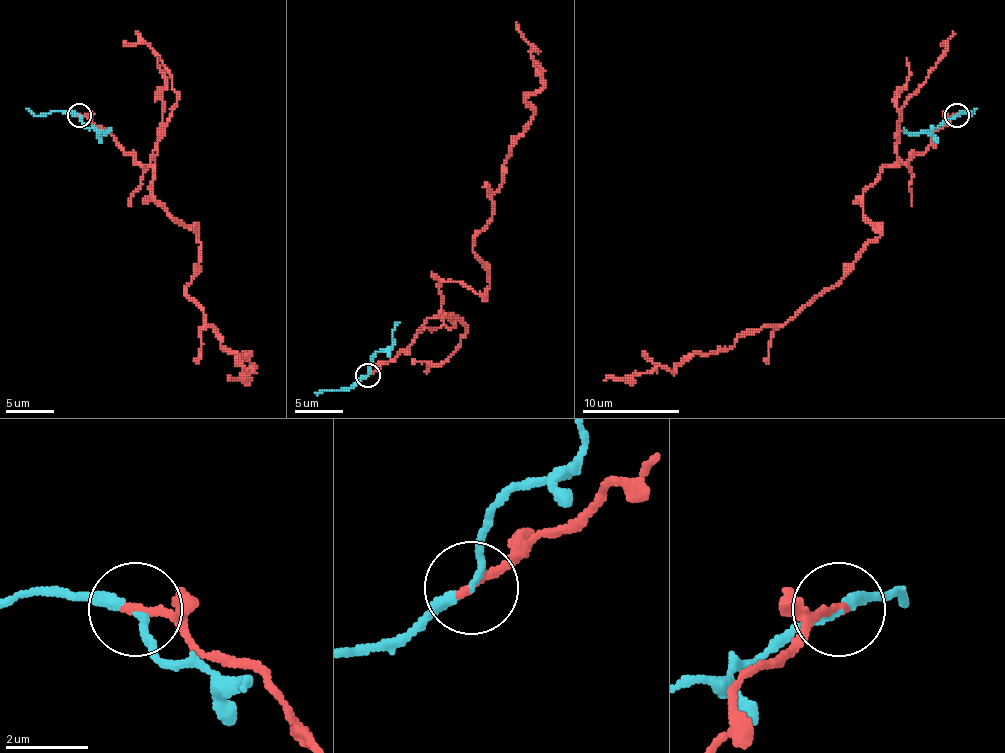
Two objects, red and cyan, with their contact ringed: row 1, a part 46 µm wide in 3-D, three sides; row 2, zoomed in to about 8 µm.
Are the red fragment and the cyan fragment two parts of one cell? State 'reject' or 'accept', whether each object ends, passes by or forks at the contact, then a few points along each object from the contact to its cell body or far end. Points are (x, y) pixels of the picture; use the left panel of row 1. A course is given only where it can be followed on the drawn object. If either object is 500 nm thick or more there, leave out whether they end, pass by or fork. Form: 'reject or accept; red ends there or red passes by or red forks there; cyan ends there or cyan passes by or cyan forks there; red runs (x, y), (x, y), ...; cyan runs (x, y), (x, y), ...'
reject; red ends there; cyan passes by; red runs (80, 116), (152, 167), (152, 193), (196, 235), (184, 290), (254, 365), (227, 380); cyan runs (80, 116), (87, 128), (104, 133), (111, 128)

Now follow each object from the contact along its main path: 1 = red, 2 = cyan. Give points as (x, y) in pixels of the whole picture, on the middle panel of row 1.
1: (368, 376), (438, 313), (441, 281), (484, 298), (472, 242), (543, 85), (516, 22)
2: (368, 376), (375, 354), (392, 344), (392, 330), (400, 322)

